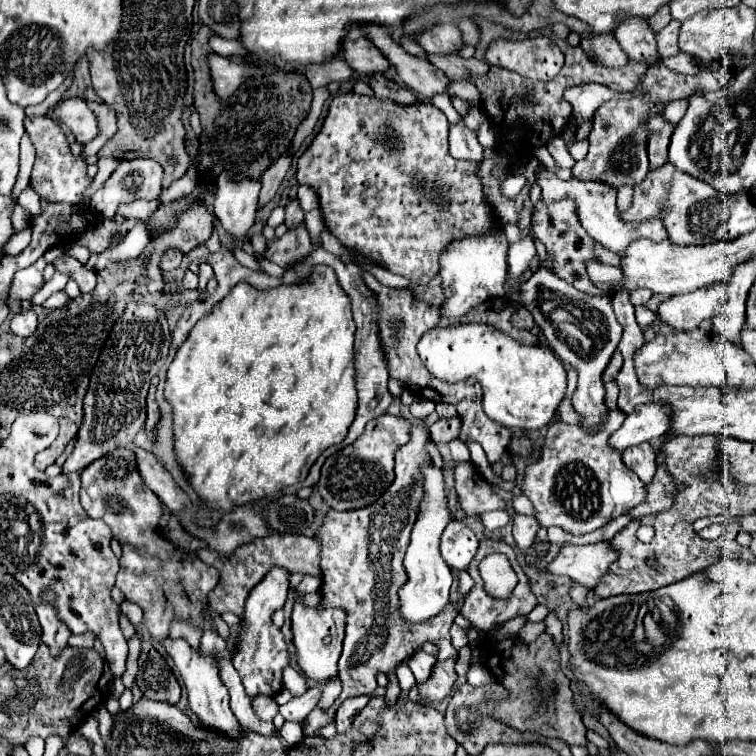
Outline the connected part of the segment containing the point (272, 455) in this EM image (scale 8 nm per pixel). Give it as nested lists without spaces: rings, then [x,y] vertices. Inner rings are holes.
[[[316,266],[312,278],[306,284],[296,284],[296,286],[278,286],[268,292],[258,292],[248,284],[236,284],[232,292],[208,314],[202,318],[194,330],[190,332],[188,340],[178,348],[174,362],[168,368],[168,380],[164,388],[164,398],[170,402],[172,412],[174,412],[174,454],[188,476],[190,486],[194,492],[200,496],[202,508],[196,516],[196,524],[202,528],[214,528],[220,518],[228,512],[232,512],[236,506],[244,504],[254,504],[260,502],[282,488],[290,484],[302,482],[312,464],[318,460],[318,456],[334,444],[340,444],[346,438],[346,432],[356,416],[356,386],[354,386],[354,320],[350,312],[350,300],[338,286],[338,280],[334,278],[334,272],[328,266]]]

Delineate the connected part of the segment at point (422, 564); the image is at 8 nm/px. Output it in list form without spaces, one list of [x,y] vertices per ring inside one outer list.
[[[430,462],[422,468],[422,476],[424,476],[424,498],[418,506],[418,518],[412,528],[410,544],[404,558],[408,582],[398,592],[400,612],[408,622],[424,622],[442,612],[448,602],[448,590],[452,586],[450,566],[444,562],[440,554],[440,536],[448,526],[448,522],[452,520],[452,512],[448,508],[448,496],[444,490],[444,474],[440,468],[436,468],[434,462]]]

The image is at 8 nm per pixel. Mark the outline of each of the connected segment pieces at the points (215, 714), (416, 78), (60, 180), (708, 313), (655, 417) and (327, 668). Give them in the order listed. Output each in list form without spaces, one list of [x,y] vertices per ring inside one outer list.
[[[166,638],[164,648],[172,656],[172,660],[174,660],[174,664],[176,664],[176,668],[178,668],[182,680],[184,680],[184,686],[188,690],[190,710],[198,716],[198,724],[202,728],[206,728],[206,730],[226,734],[228,738],[238,738],[242,728],[240,728],[236,716],[230,710],[230,704],[228,704],[230,696],[228,696],[228,690],[226,690],[226,686],[222,684],[222,680],[218,676],[216,658],[202,658],[198,650],[192,650],[188,646],[186,640],[170,640],[170,638]]]
[[[368,24],[368,26],[362,26],[362,30],[370,38],[370,42],[374,42],[374,46],[378,46],[382,54],[392,62],[398,76],[404,80],[404,84],[410,90],[414,90],[416,94],[422,94],[424,98],[432,98],[436,94],[448,94],[450,78],[446,78],[442,70],[432,66],[428,60],[416,58],[404,52],[404,48],[396,44],[388,32],[382,30],[382,26]]]
[[[32,116],[24,120],[24,126],[34,142],[36,148],[36,164],[32,170],[30,186],[38,192],[38,196],[46,202],[66,202],[66,204],[78,204],[84,190],[90,186],[90,178],[86,176],[88,164],[82,158],[74,158],[70,154],[68,140],[62,132],[62,128],[48,116]]]
[[[724,284],[702,286],[688,294],[678,294],[664,300],[658,308],[662,324],[670,324],[676,330],[694,330],[704,318],[712,318],[716,306],[724,294]]]
[[[648,402],[636,406],[636,410],[626,416],[624,424],[608,438],[608,446],[622,452],[630,446],[638,446],[652,438],[664,436],[668,428],[670,428],[670,414],[666,404]]]
[[[296,604],[292,610],[292,644],[296,648],[296,662],[302,674],[316,682],[328,682],[330,678],[338,676],[338,658],[342,652],[344,640],[344,626],[346,626],[346,612],[340,608],[306,608]]]

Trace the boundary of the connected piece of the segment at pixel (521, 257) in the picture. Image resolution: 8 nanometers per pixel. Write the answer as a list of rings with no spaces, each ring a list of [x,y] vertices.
[[[528,236],[528,238],[524,238],[524,240],[516,242],[516,244],[510,244],[510,248],[508,248],[508,270],[510,270],[510,276],[512,278],[522,276],[534,256],[536,256],[536,248],[534,248],[532,236]]]

